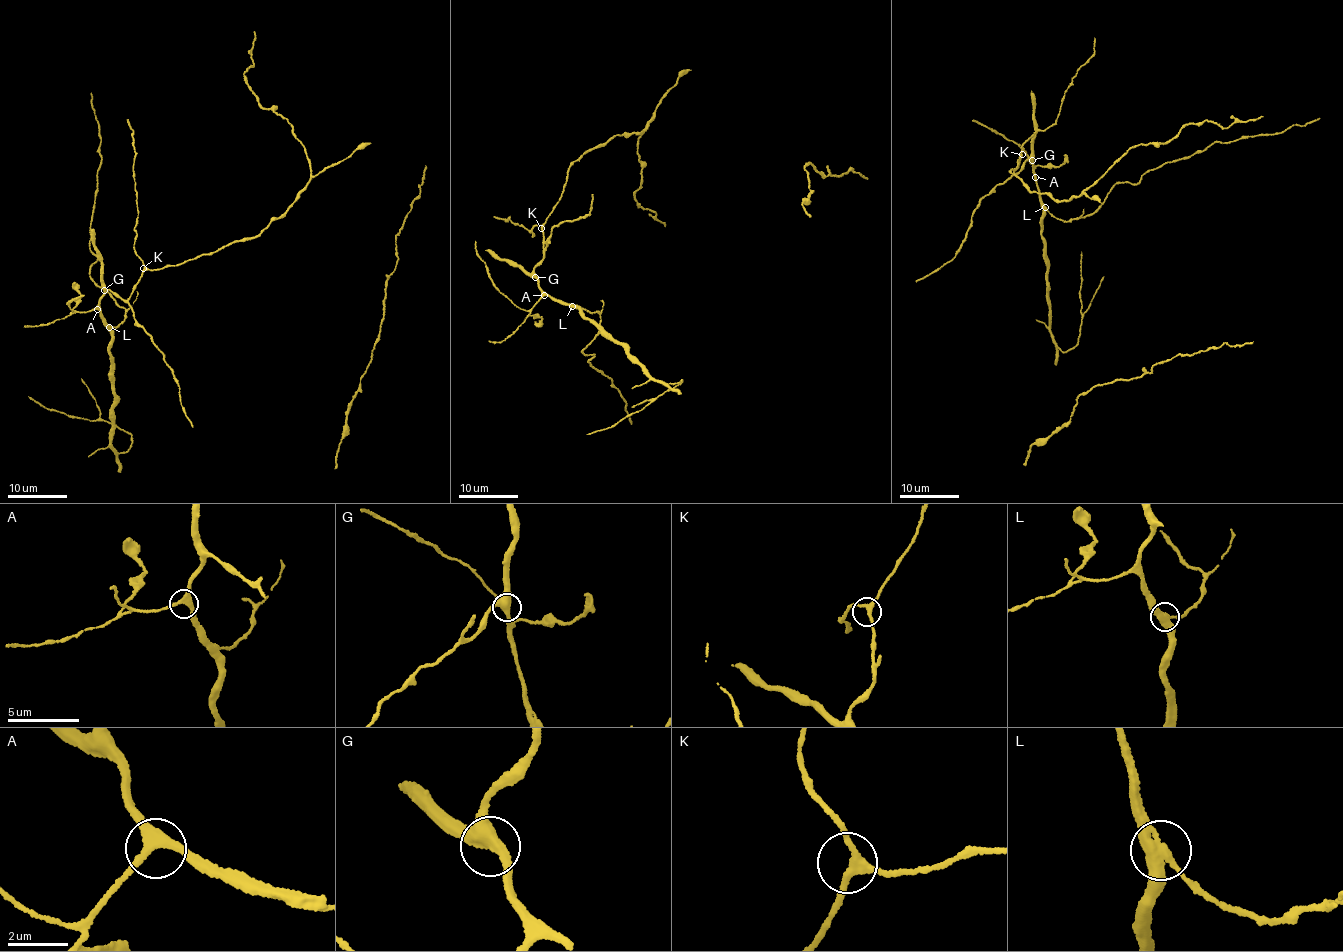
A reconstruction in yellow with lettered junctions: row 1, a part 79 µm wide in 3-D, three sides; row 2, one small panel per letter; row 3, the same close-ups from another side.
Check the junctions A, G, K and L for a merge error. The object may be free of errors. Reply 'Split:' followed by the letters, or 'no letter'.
Split: no letter

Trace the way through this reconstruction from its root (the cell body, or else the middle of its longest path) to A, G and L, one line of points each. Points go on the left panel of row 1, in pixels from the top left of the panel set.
A: (197, 258), (178, 265), (144, 271), (130, 298), (124, 301), (107, 289), (97, 309)
G: (197, 258), (178, 265), (144, 271), (130, 298), (124, 301), (106, 288), (104, 290)
L: (197, 258), (178, 265), (144, 271), (130, 298), (124, 301), (106, 290), (100, 299), (99, 315), (110, 327)

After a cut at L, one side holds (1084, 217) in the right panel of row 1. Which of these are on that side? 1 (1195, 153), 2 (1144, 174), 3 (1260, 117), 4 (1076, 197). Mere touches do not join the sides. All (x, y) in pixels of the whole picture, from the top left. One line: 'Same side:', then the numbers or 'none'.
Same side: 1, 2

